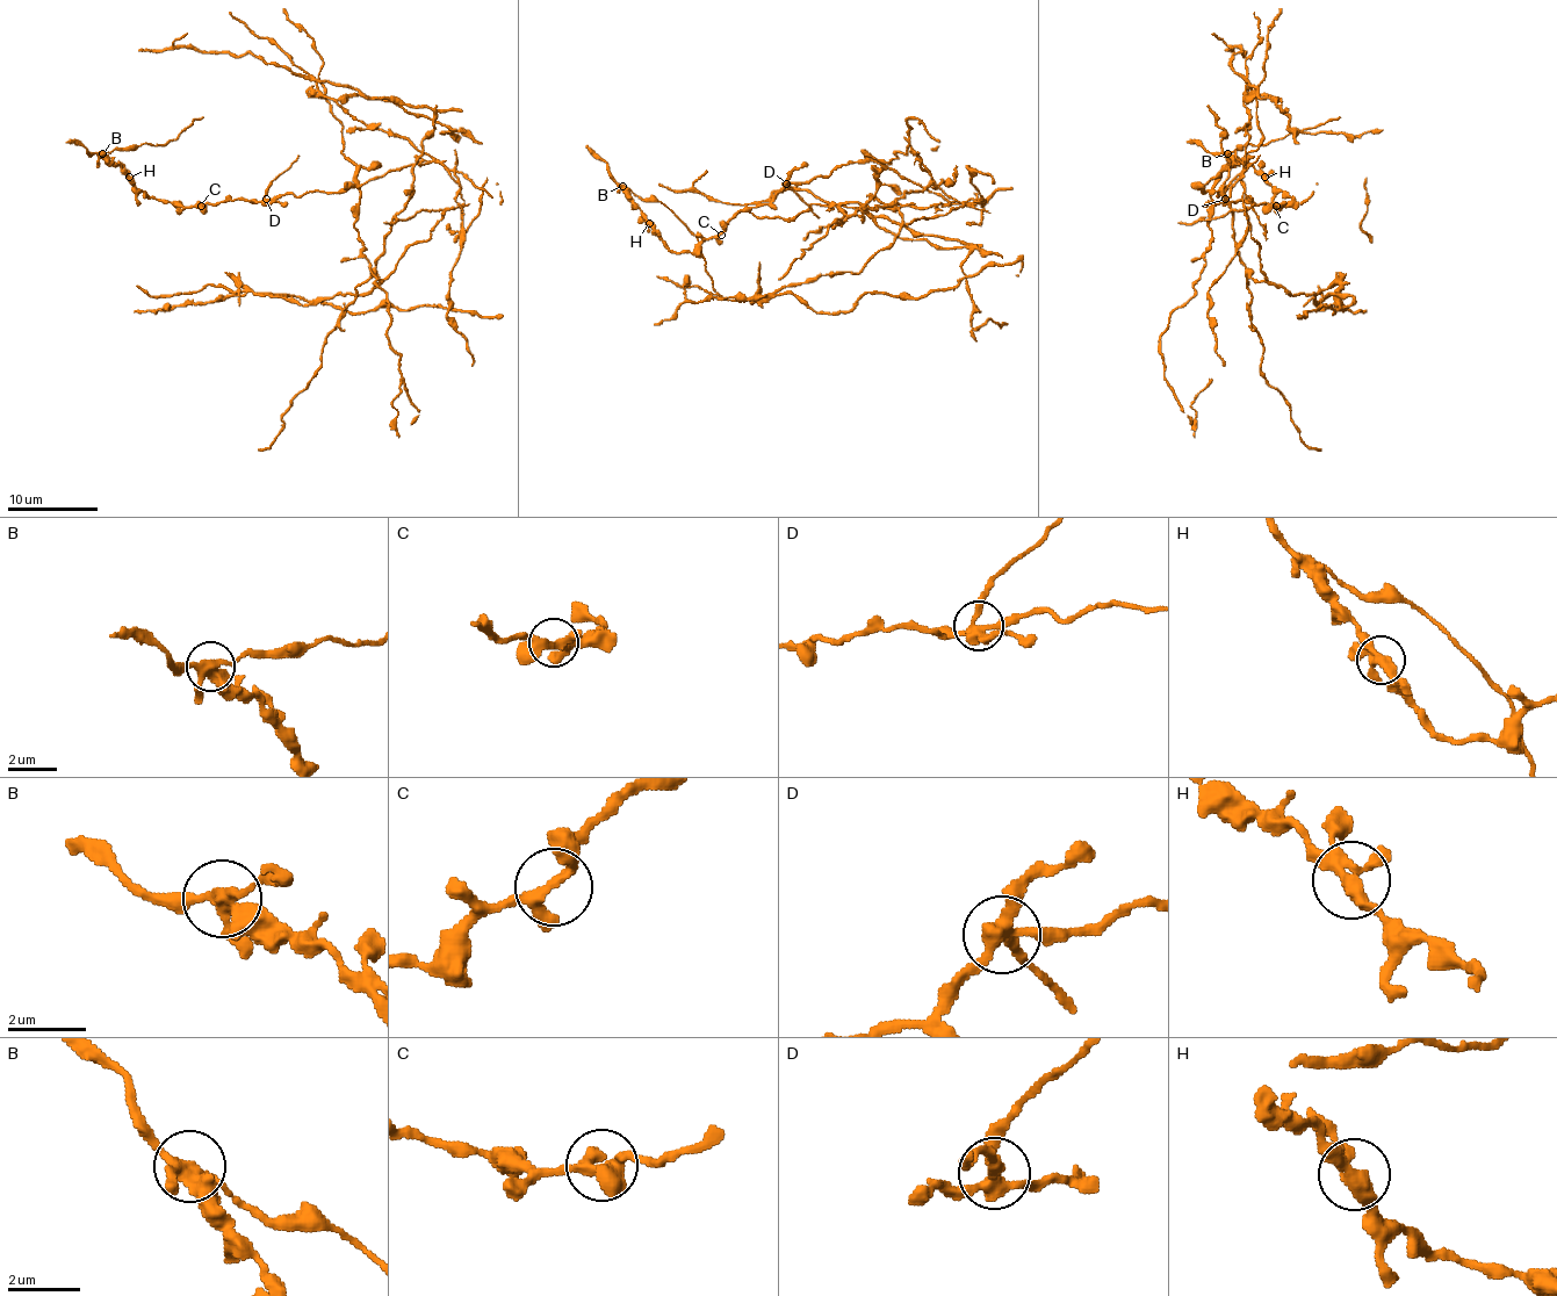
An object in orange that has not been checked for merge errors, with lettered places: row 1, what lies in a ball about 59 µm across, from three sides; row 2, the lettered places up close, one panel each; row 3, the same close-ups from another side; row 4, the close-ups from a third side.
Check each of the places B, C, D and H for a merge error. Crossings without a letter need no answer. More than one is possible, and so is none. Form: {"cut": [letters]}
{"cut": ["B", "D"]}

